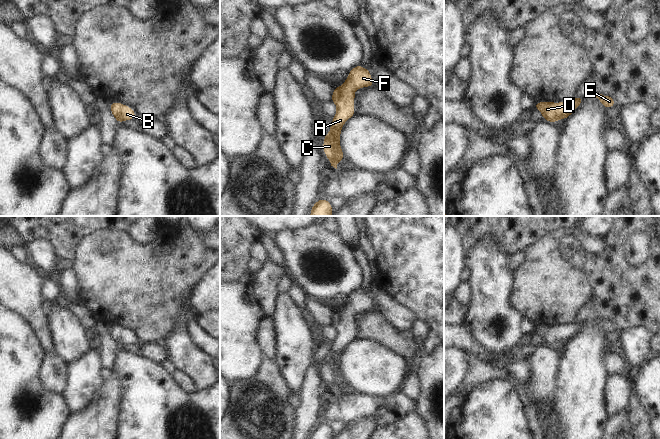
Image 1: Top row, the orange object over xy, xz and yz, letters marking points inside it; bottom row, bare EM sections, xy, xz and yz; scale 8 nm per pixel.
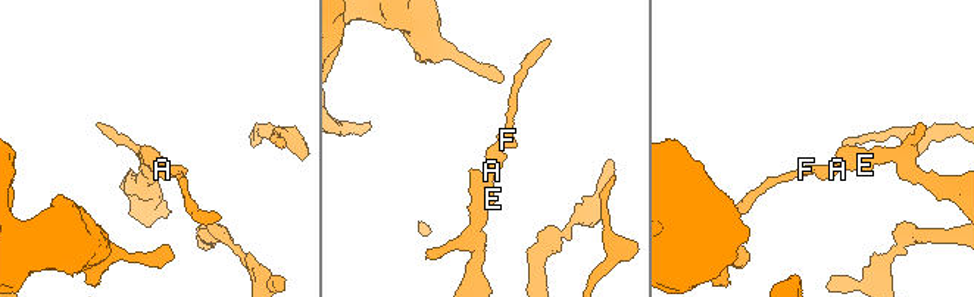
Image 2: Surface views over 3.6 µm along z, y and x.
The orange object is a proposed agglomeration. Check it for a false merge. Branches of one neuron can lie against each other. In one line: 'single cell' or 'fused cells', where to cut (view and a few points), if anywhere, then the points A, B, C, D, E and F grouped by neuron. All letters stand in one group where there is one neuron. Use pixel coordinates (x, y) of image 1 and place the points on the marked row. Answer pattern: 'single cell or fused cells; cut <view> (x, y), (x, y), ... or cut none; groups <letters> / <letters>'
single cell; cut none; groups A B C D E F

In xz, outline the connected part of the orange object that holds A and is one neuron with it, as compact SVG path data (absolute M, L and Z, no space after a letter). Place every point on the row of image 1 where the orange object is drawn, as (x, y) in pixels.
M359 64L349 71L348 78L340 87L334 88L330 101L332 101L337 106L337 110L330 125L331 132L325 134L322 149L324 150L325 155L328 157L331 166L336 169L338 163L345 158L345 155L340 147L340 134L345 122L355 115L356 111L355 108L352 106L355 103L355 91L359 88L371 86L374 86L374 82L371 78L370 70L363 68Z

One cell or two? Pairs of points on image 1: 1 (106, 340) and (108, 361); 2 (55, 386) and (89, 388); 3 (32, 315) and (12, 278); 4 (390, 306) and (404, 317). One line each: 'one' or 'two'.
1: one
2: two
3: one
4: one

